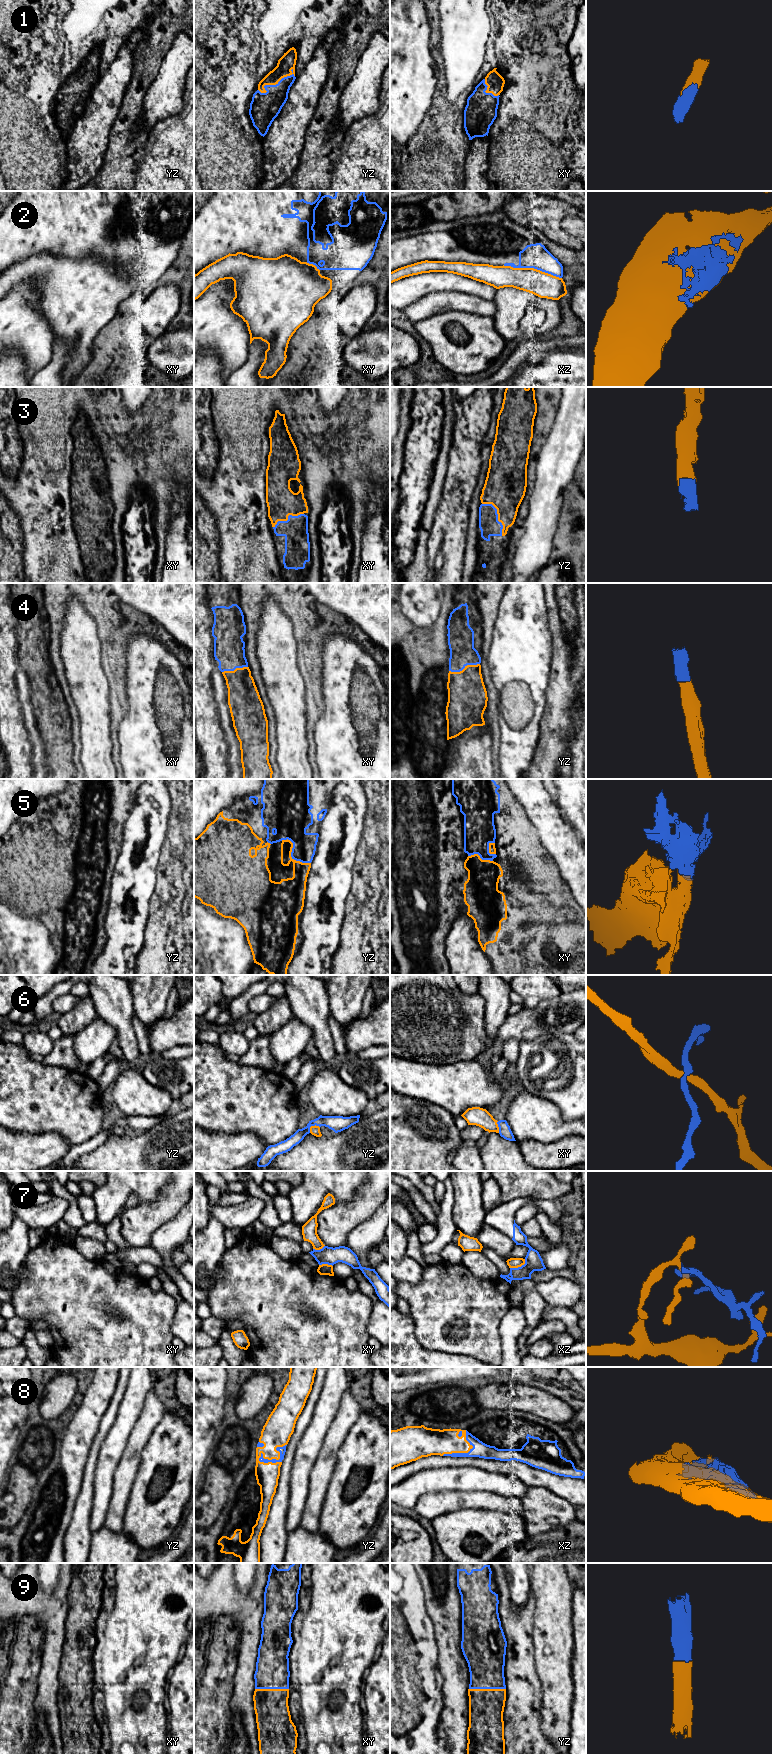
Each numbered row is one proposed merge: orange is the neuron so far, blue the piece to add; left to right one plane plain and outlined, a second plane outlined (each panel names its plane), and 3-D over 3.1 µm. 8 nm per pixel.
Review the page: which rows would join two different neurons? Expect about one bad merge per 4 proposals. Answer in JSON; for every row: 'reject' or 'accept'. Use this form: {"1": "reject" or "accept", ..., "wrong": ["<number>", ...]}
{"1": "accept", "2": "reject", "3": "accept", "4": "accept", "5": "accept", "6": "reject", "7": "reject", "8": "accept", "9": "accept", "wrong": ["2", "6", "7"]}

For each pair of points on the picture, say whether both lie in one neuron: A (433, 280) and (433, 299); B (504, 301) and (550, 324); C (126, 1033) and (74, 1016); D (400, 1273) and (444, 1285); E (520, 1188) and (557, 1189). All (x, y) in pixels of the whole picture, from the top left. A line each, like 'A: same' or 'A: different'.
A: different
B: same
C: different
D: different
E: same

